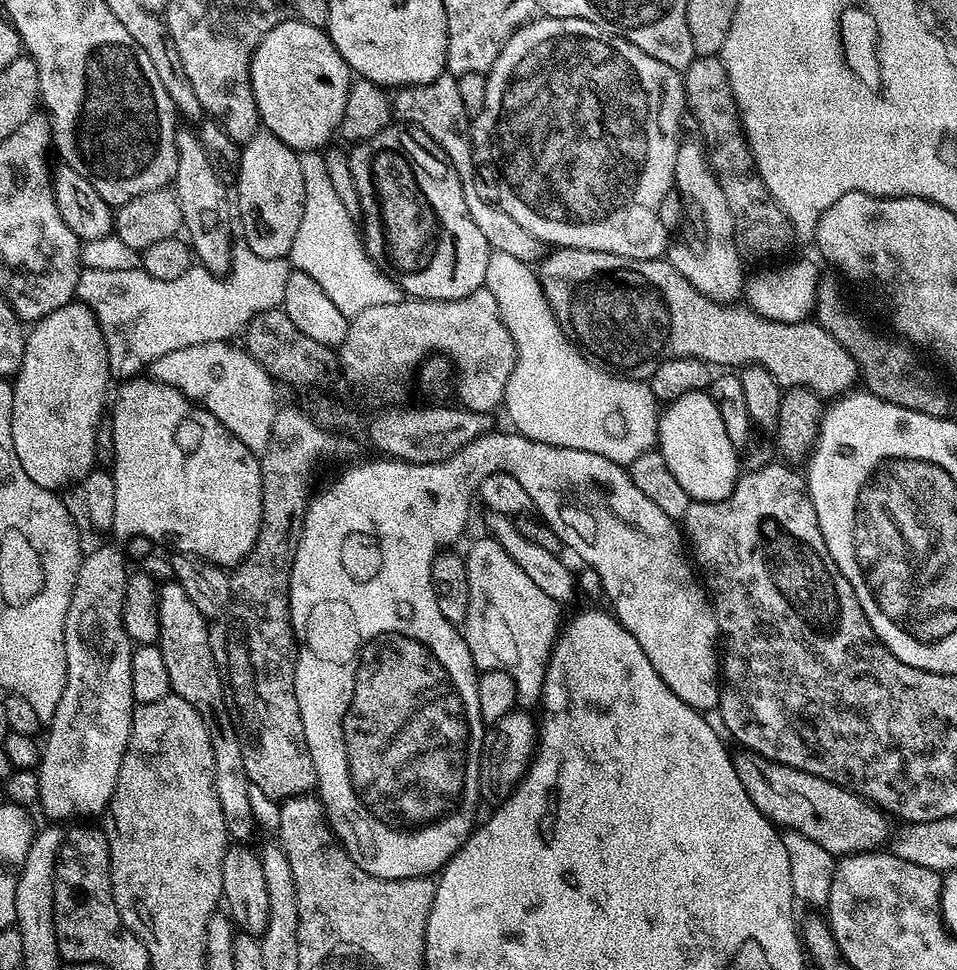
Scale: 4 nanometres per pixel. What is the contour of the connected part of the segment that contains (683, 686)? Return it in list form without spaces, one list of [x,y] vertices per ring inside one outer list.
[[[491,430],[479,435],[480,439],[488,440],[486,477],[505,472],[519,482],[522,490],[530,494],[535,515],[558,534],[565,549],[569,548],[584,566],[598,574],[602,593],[612,603],[612,615],[623,628],[634,634],[634,638],[638,638],[638,646],[646,650],[646,658],[650,658],[650,666],[658,670],[662,682],[666,682],[686,706],[705,714],[713,711],[719,705],[722,687],[716,613],[712,610],[705,585],[698,579],[686,555],[686,540],[677,521],[662,514],[662,509],[654,506],[654,502],[634,486],[625,465],[610,462],[610,458],[602,458],[602,454],[590,454],[590,450],[550,446],[515,431],[507,431]]]

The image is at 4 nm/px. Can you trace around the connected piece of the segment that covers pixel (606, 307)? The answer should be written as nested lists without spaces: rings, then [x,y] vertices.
[[[558,248],[549,251],[539,261],[538,277],[550,310],[568,339],[593,364],[625,380],[647,381],[658,366],[674,358],[703,360],[709,366],[747,366],[760,364],[780,383],[781,389],[809,388],[821,398],[839,398],[858,384],[854,358],[821,324],[811,319],[798,322],[778,322],[762,318],[753,308],[740,302],[721,302],[706,298],[667,258],[643,260],[622,258],[618,254]]]

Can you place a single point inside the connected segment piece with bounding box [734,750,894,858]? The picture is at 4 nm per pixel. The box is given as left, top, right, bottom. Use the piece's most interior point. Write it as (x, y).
(844, 823)

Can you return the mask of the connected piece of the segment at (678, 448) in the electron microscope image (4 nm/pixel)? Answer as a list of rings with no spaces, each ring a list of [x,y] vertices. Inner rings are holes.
[[[690,391],[663,407],[657,447],[691,501],[724,501],[739,480],[742,470],[739,451],[727,437],[722,414],[709,391]]]

